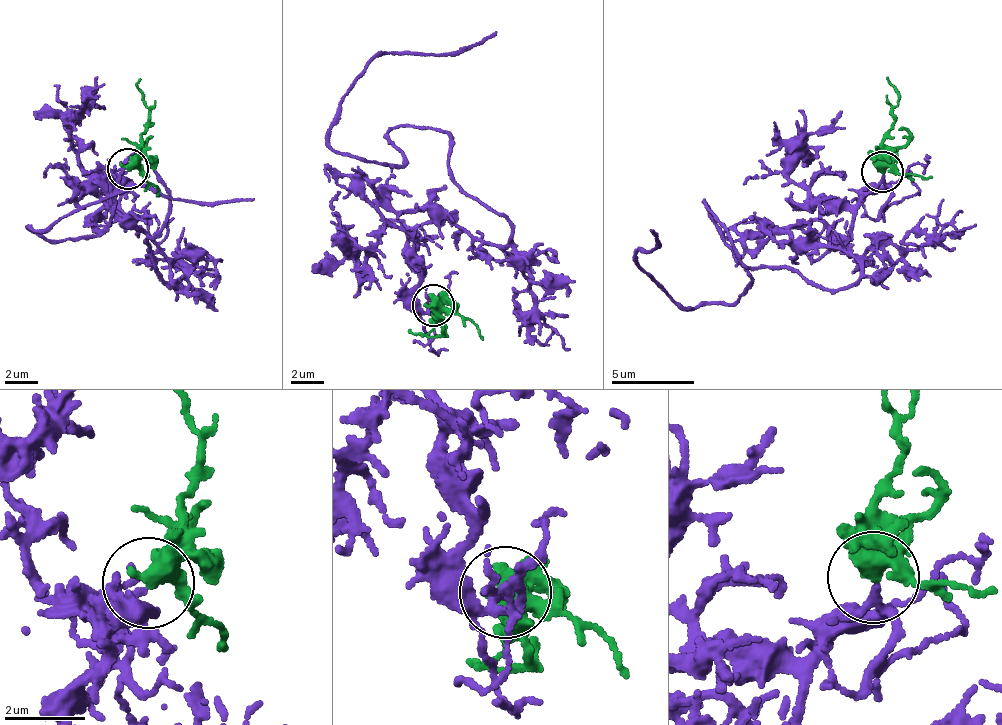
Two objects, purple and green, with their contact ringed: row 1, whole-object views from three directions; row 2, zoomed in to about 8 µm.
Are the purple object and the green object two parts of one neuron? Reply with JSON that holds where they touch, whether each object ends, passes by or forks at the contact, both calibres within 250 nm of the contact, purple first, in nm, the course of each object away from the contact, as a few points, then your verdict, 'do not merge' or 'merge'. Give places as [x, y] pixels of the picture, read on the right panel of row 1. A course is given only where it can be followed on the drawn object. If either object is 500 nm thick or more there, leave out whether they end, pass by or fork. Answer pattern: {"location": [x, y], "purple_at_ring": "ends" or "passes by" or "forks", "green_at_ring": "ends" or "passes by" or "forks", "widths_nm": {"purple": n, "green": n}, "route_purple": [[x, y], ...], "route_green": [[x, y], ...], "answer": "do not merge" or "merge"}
{"location": [882, 172], "purple_at_ring": "forks", "green_at_ring": "passes by", "widths_nm": {"purple": 120, "green": 440}, "route_purple": [[885, 175], [813, 233], [856, 260], [829, 293], [744, 267], [702, 199], [752, 278], [677, 308], [651, 228]], "route_green": [[881, 170], [898, 105], [886, 75]], "answer": "merge"}

